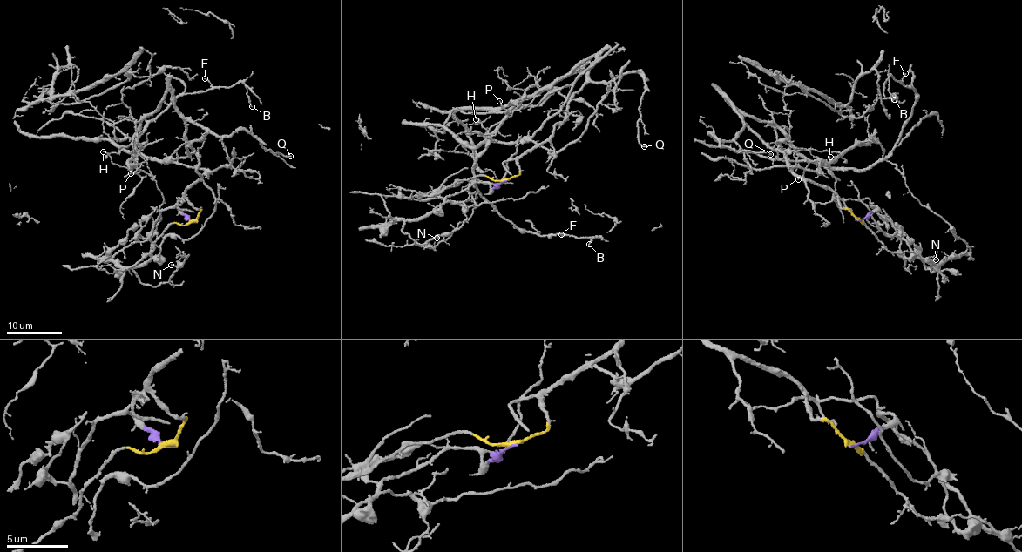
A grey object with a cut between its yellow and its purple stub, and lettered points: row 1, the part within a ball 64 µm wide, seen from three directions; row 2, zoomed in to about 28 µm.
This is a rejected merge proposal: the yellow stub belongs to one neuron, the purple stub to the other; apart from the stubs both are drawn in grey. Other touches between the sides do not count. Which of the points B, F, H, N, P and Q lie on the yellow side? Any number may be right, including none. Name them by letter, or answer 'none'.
B, F, H, P, Q

